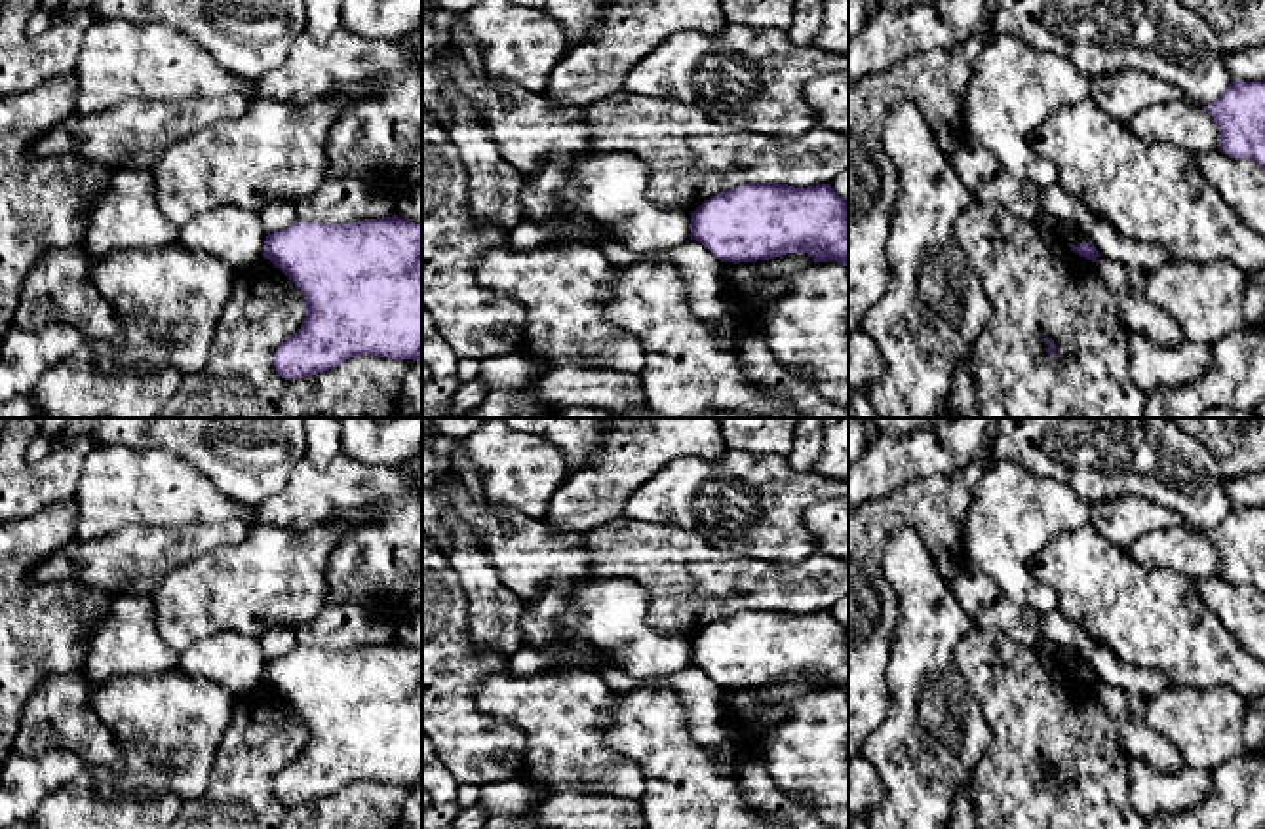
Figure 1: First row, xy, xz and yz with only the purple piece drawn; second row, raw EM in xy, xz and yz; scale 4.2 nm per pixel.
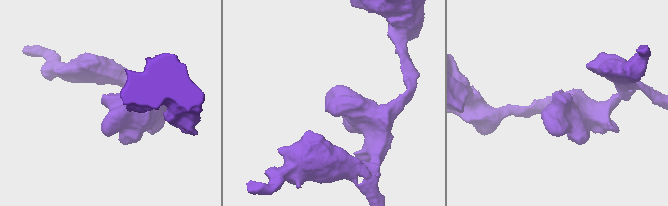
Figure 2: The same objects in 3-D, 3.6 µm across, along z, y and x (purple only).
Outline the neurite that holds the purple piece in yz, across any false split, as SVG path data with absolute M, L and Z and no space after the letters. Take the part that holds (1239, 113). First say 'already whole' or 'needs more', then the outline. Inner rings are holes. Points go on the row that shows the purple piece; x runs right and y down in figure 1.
already whole; M1233 80L1219 99L1204 110L1217 125L1223 154L1235 160L1255 160L1265 169L1265 82Z

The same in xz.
already whole; M748 183L692 211L691 240L721 262L808 253L814 262L831 260L848 270L848 203L831 184Z

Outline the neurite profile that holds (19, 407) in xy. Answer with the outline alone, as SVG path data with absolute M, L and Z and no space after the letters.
M13 397L0 405L0 418L36 418L34 401L30 397Z

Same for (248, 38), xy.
M67 0L49 19L76 11L169 27L202 46L224 70L247 80L280 67L306 27L304 0Z

